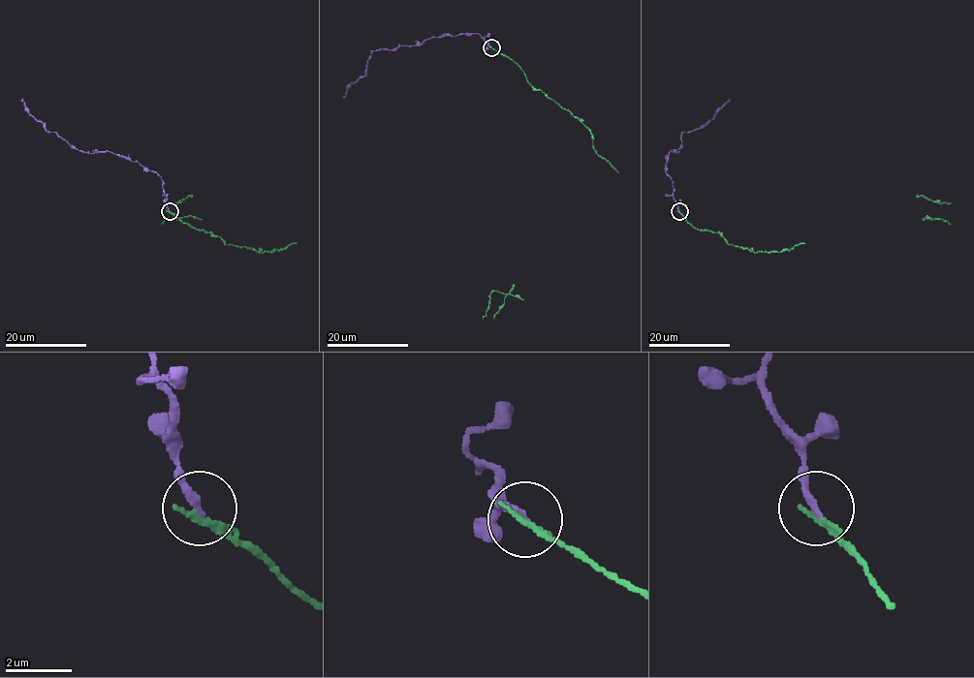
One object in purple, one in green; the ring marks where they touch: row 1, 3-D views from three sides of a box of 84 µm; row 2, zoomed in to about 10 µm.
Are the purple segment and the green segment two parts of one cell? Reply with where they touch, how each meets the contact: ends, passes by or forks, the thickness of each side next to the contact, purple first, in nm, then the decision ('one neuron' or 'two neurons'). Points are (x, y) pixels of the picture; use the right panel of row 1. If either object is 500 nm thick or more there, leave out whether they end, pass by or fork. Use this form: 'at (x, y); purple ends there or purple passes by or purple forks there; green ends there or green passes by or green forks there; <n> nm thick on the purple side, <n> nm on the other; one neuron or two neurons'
at (679, 211); purple ends there; green ends there; 240 nm thick on the purple side, 240 nm on the other; one neuron

